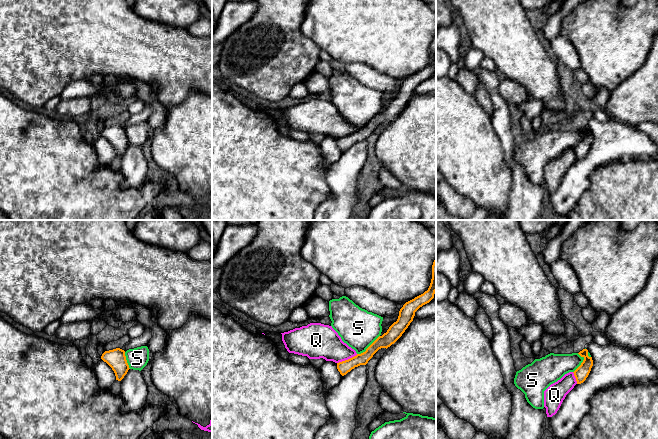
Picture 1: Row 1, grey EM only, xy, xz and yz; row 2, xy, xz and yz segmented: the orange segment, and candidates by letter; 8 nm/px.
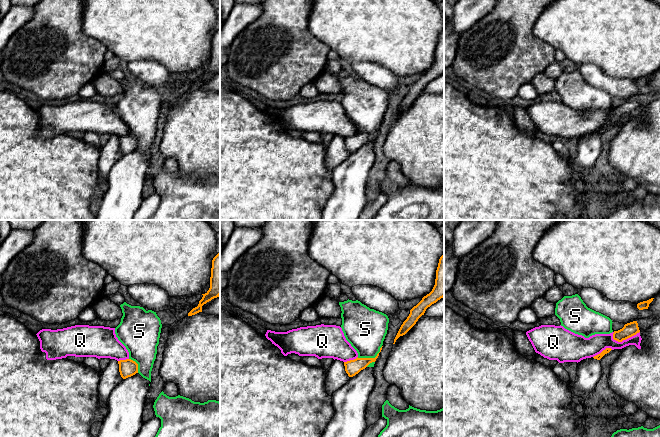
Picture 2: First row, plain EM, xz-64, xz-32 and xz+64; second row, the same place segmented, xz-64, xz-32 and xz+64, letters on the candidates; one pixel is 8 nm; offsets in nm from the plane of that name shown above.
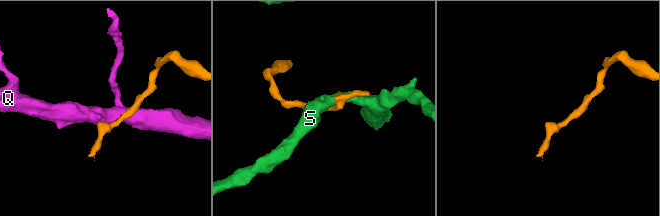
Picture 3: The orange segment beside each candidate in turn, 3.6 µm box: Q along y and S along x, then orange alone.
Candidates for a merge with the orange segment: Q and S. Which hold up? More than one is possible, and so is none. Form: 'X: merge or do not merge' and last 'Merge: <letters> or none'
Q: merge
S: do not merge
Merge: Q

